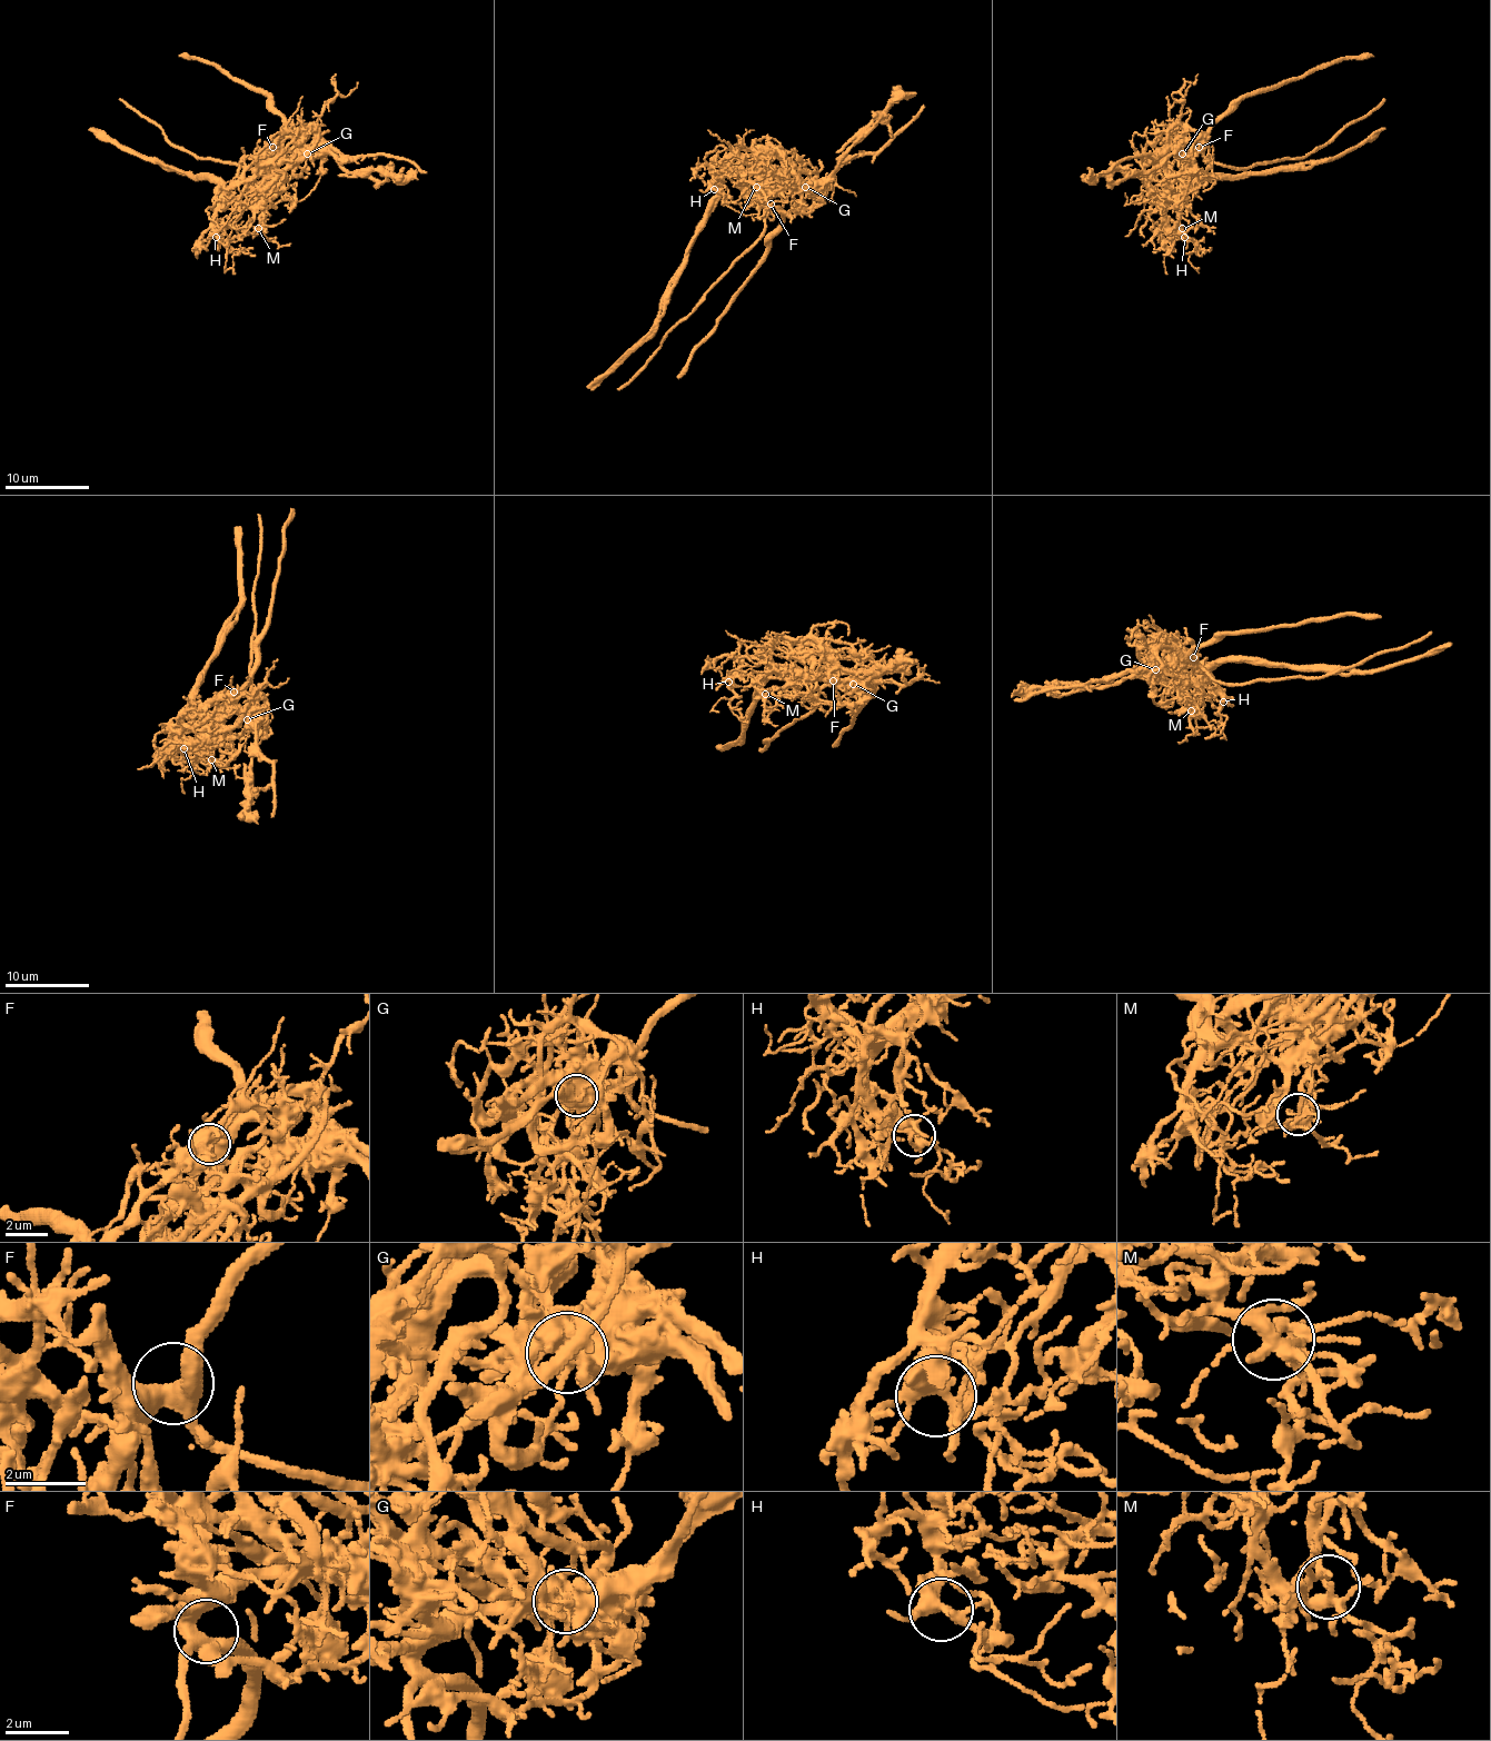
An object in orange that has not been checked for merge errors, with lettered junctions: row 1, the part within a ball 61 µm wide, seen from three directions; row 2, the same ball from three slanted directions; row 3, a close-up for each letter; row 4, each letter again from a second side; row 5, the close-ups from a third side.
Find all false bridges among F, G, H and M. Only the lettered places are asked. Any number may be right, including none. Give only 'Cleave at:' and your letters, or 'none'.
Cleave at: G, M

